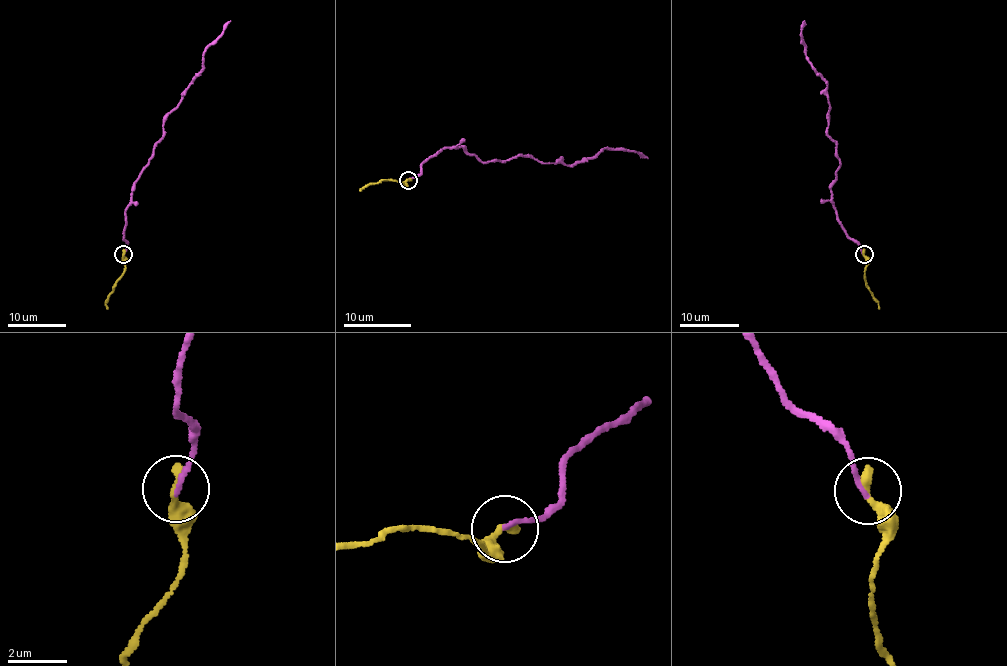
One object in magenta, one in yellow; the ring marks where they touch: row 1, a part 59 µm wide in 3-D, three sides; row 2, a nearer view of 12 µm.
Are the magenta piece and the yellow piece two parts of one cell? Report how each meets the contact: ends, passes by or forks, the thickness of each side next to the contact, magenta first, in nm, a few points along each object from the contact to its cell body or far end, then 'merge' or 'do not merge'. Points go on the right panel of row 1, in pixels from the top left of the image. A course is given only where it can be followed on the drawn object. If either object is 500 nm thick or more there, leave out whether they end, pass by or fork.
magenta ends there; yellow ends there; 160 nm thick on the magenta side, 360 nm on the other; magenta runs (863, 254), (832, 198), (840, 164), (827, 134), (827, 86), (806, 51), (803, 20); yellow runs (863, 254), (866, 260), (864, 273), (878, 308); merge

